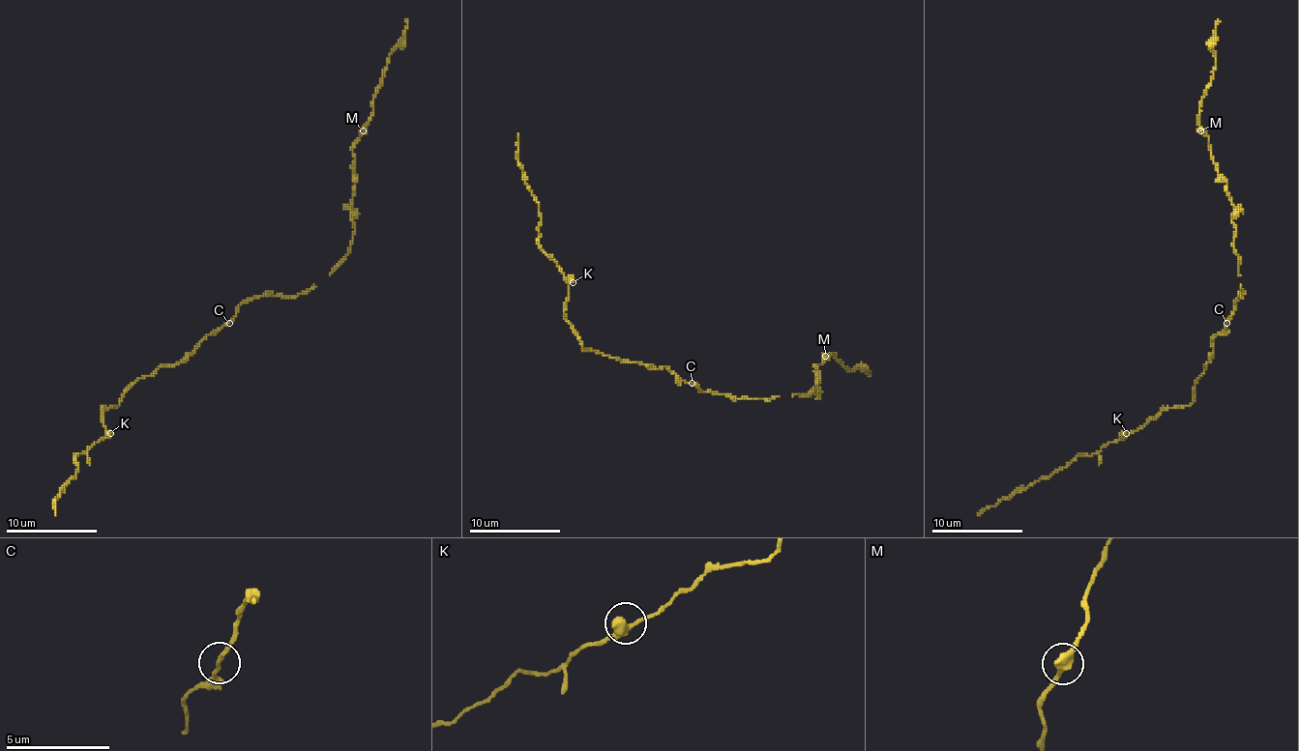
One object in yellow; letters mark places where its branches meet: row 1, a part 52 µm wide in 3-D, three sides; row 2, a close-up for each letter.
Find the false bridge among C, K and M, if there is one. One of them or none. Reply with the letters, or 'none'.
none

